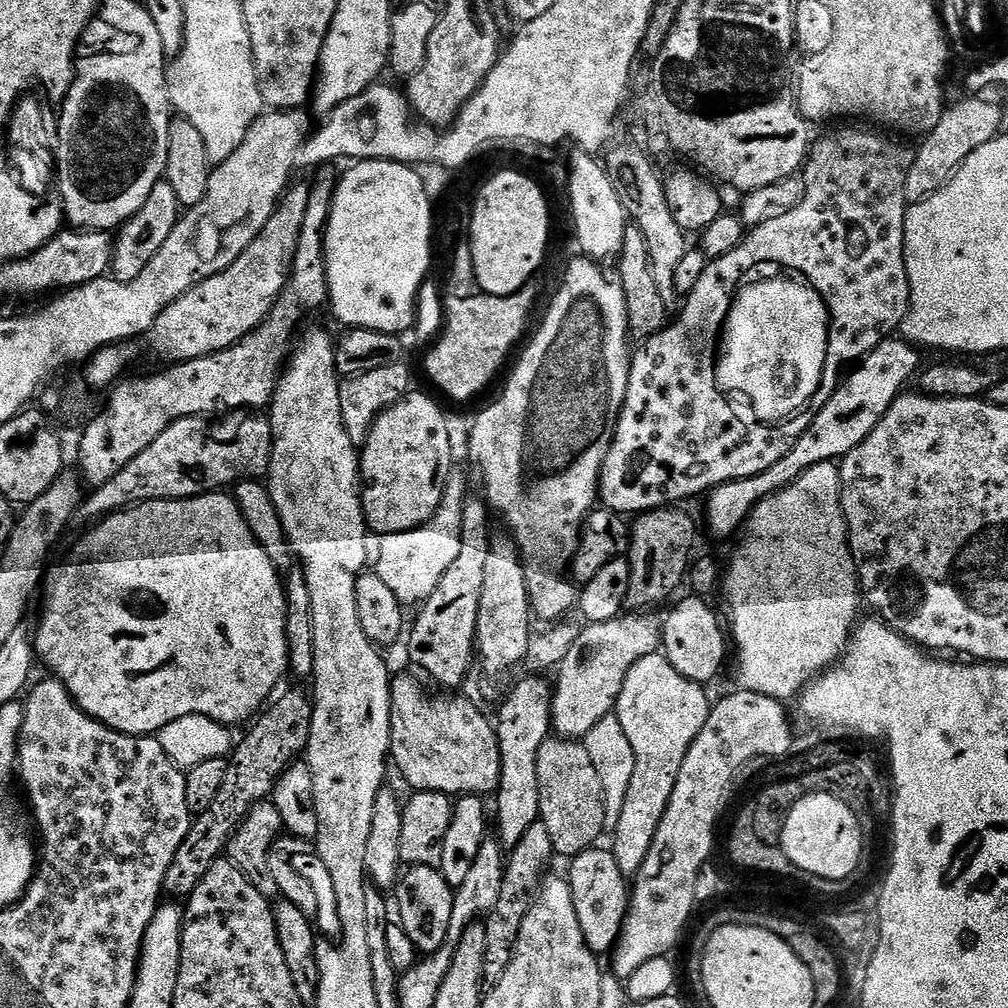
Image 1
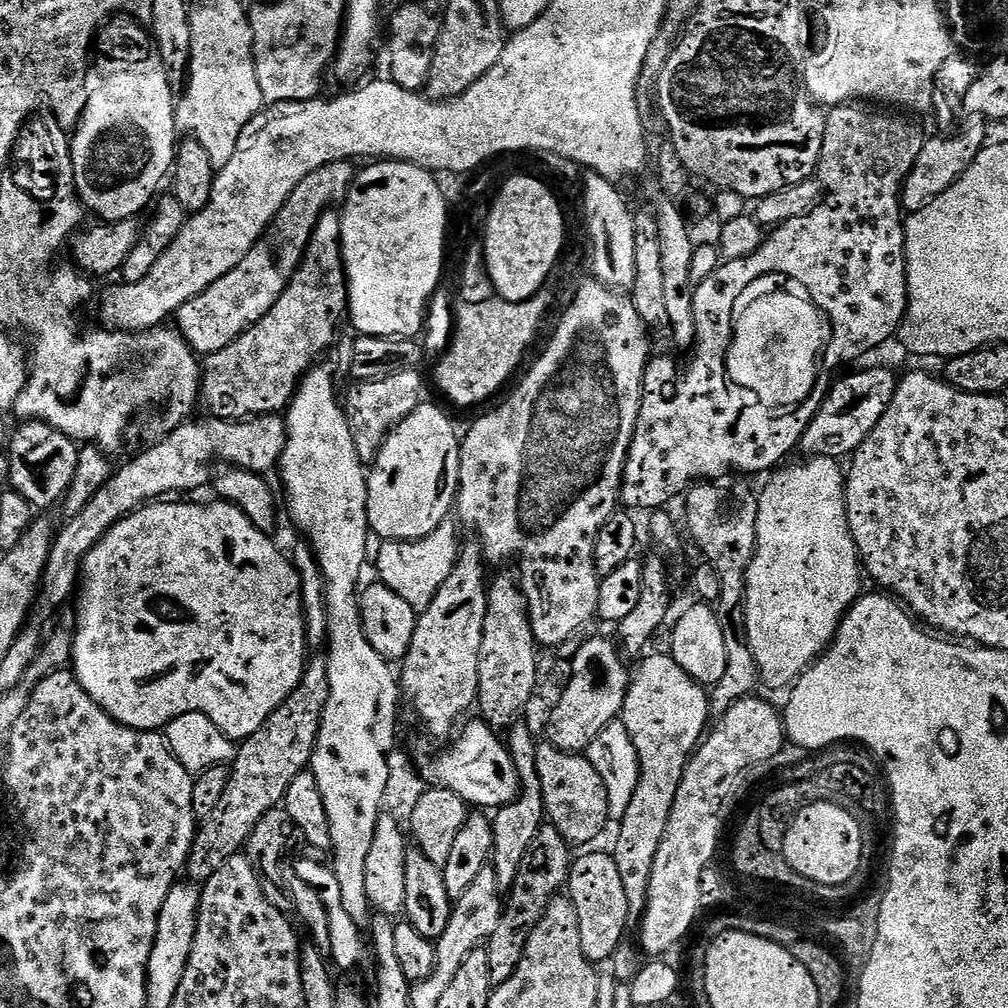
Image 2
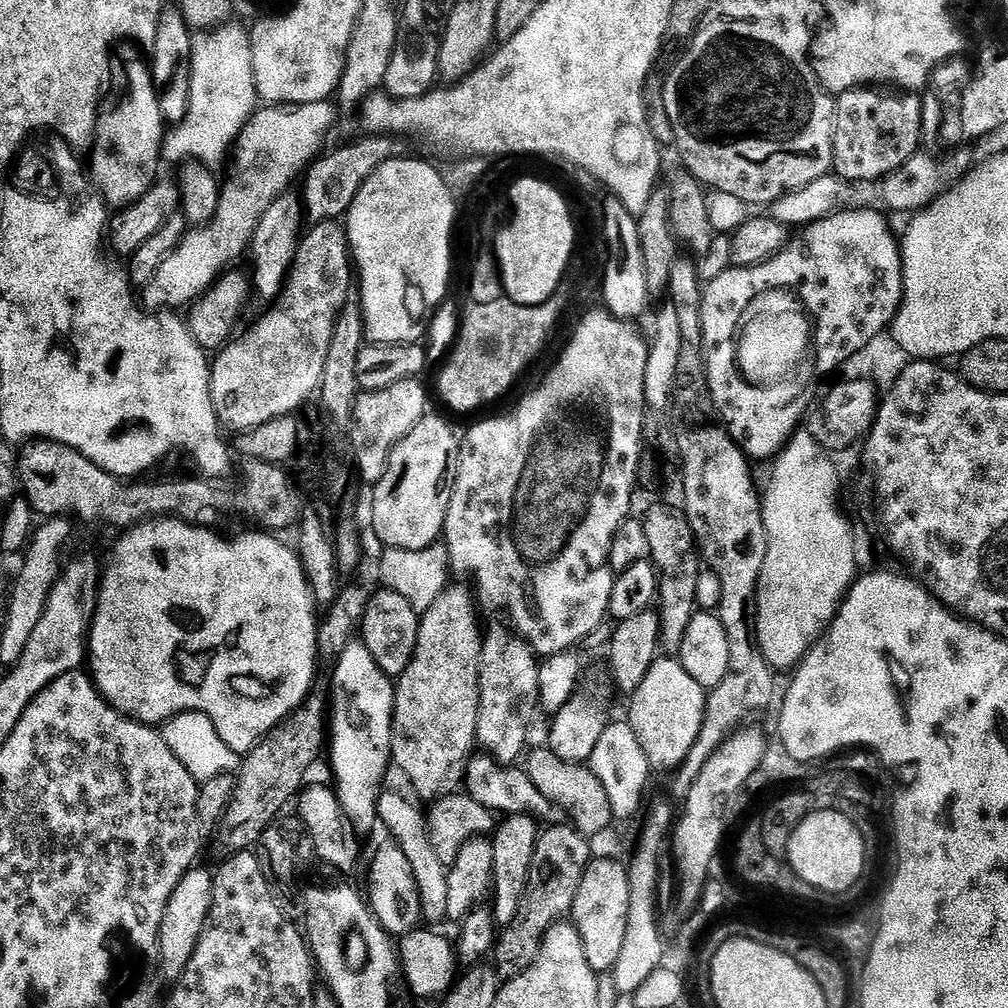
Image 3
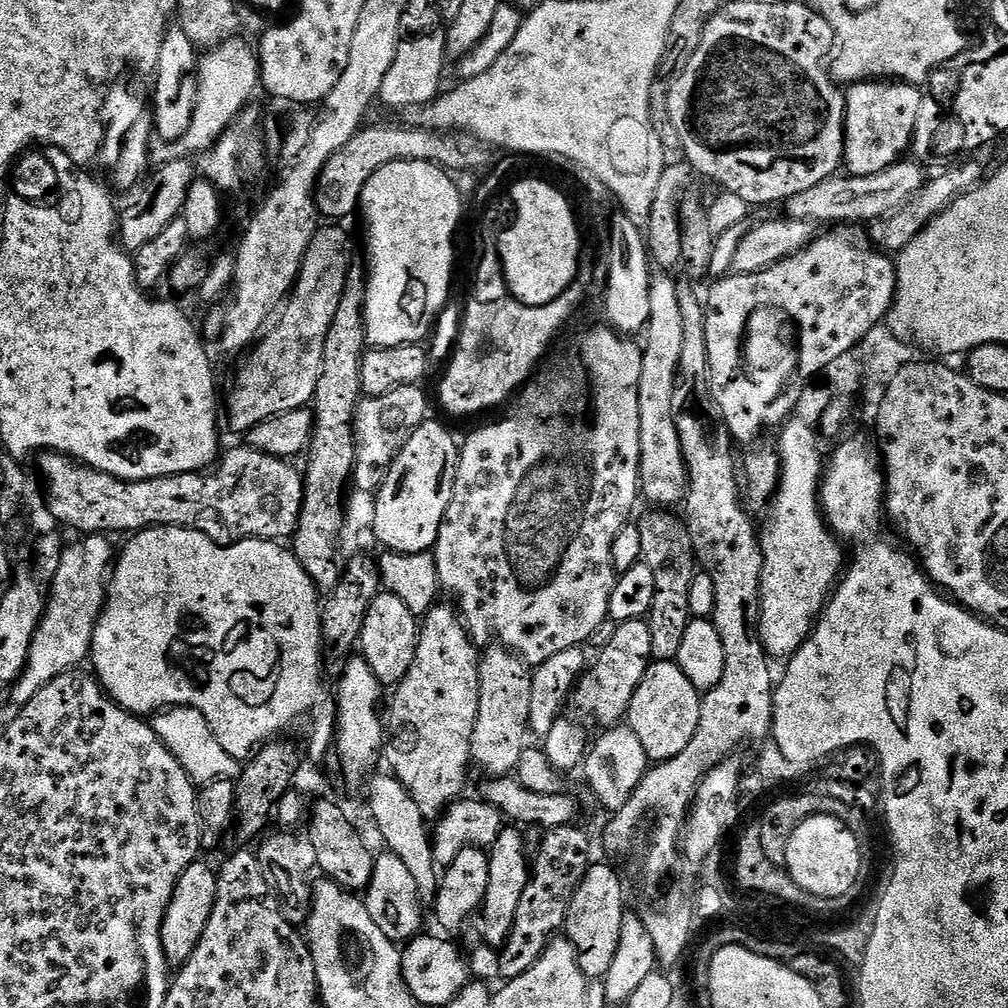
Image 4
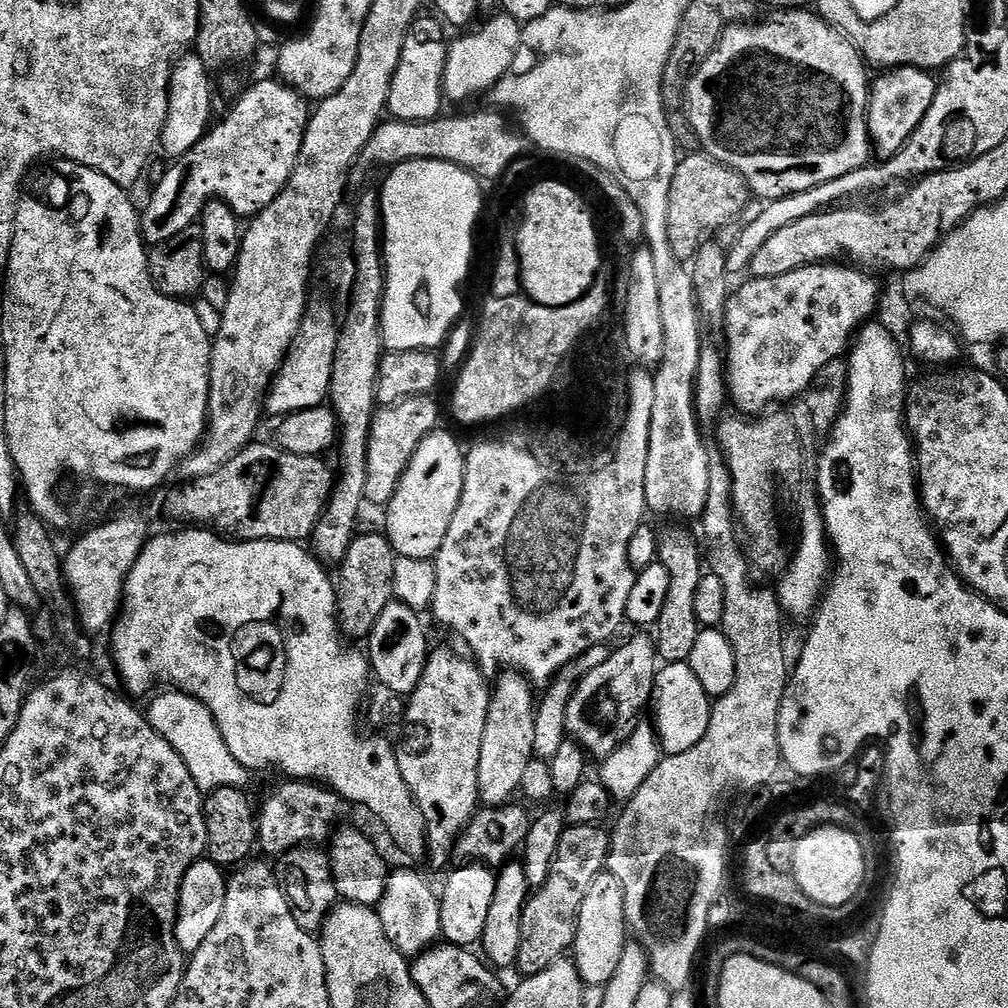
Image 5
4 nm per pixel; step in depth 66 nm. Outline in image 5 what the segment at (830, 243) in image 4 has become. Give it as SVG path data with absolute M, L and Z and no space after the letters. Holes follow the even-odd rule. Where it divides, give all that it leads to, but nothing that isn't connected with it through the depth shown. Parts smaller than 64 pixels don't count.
M836 262L807 264L790 274L778 274L778 278L748 278L728 297L728 305L724 307L722 336L728 339L726 388L736 388L736 392L768 392L774 399L776 392L793 392L797 397L807 391L827 363L845 355L853 333L873 319L882 291L876 280L877 277L867 271ZM768 344L772 344L772 360L768 360Z

